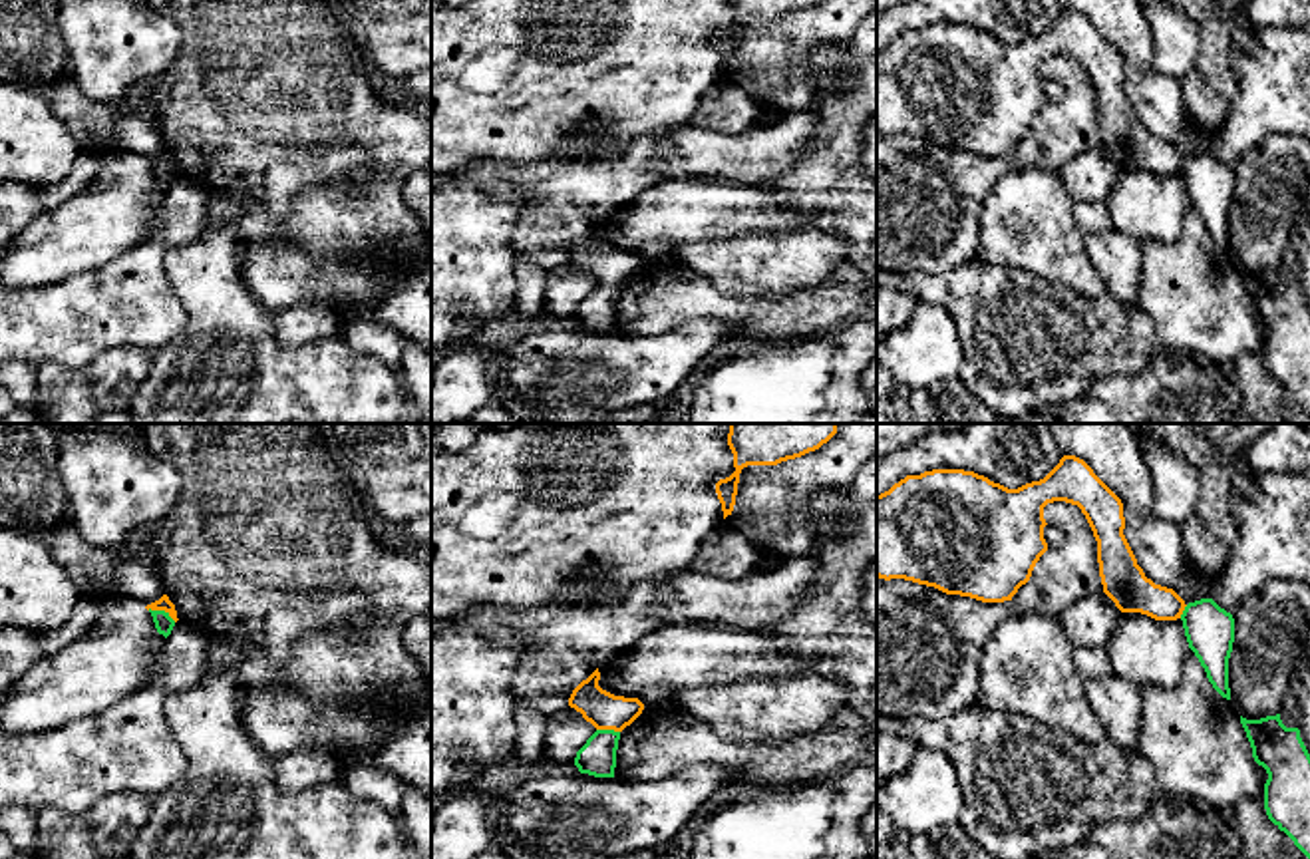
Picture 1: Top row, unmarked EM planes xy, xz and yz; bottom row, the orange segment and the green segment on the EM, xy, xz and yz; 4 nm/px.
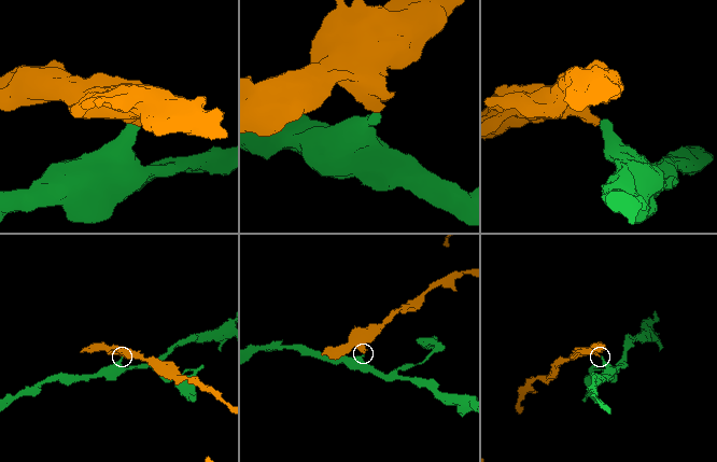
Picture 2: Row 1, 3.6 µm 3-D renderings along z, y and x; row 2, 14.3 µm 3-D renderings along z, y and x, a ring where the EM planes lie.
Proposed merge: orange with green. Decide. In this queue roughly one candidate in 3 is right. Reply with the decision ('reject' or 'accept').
reject

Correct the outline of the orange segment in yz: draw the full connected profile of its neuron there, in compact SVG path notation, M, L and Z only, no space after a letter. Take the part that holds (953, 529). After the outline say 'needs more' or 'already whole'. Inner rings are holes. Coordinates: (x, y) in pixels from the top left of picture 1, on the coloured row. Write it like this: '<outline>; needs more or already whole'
M1064 455L1044 479L1018 489L964 469L906 475L877 495L877 577L904 579L982 602L1012 601L1048 551L1044 507L1054 501L1077 505L1085 515L1097 541L1103 593L1121 612L1141 612L1155 620L1181 618L1185 601L1173 589L1155 585L1137 565L1123 535L1121 499L1075 455Z; already whole

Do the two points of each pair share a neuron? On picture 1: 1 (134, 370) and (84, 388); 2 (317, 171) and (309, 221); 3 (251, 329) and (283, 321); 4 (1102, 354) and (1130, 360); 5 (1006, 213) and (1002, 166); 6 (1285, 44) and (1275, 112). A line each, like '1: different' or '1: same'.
1: same
2: different
3: different
4: same
5: different
6: same

